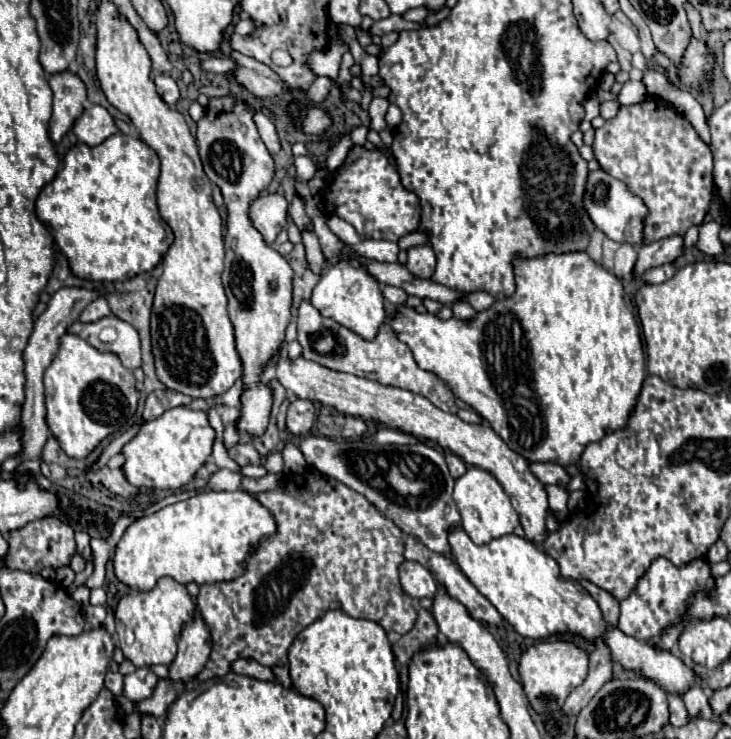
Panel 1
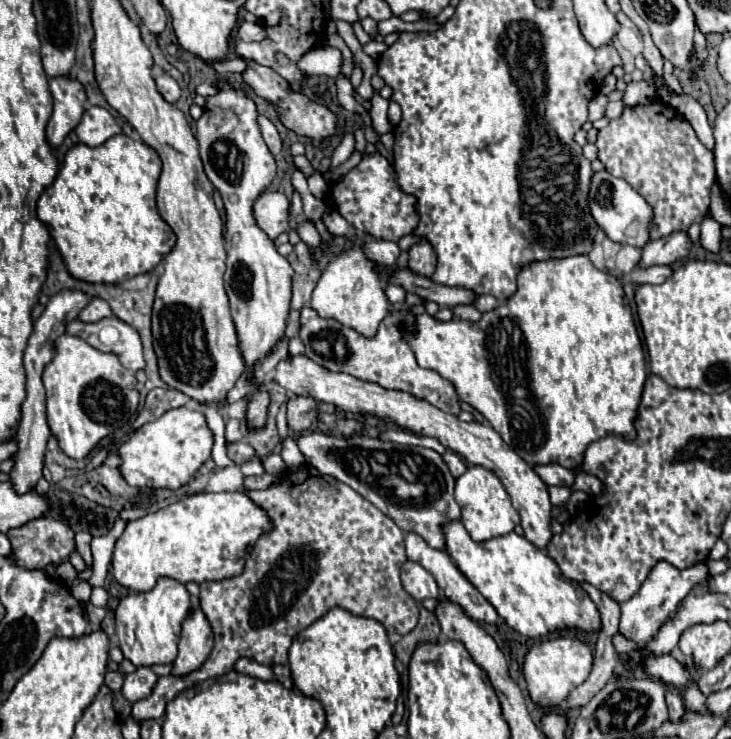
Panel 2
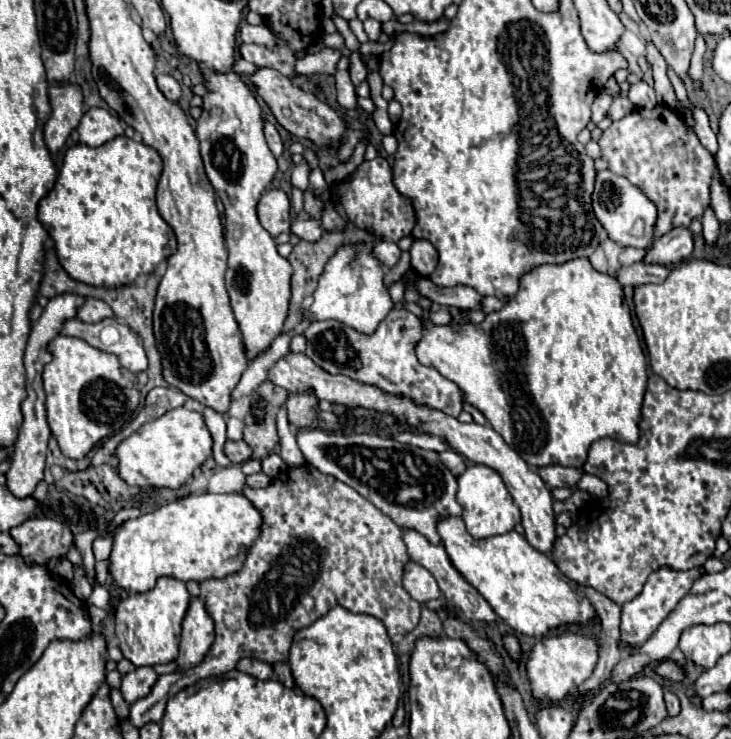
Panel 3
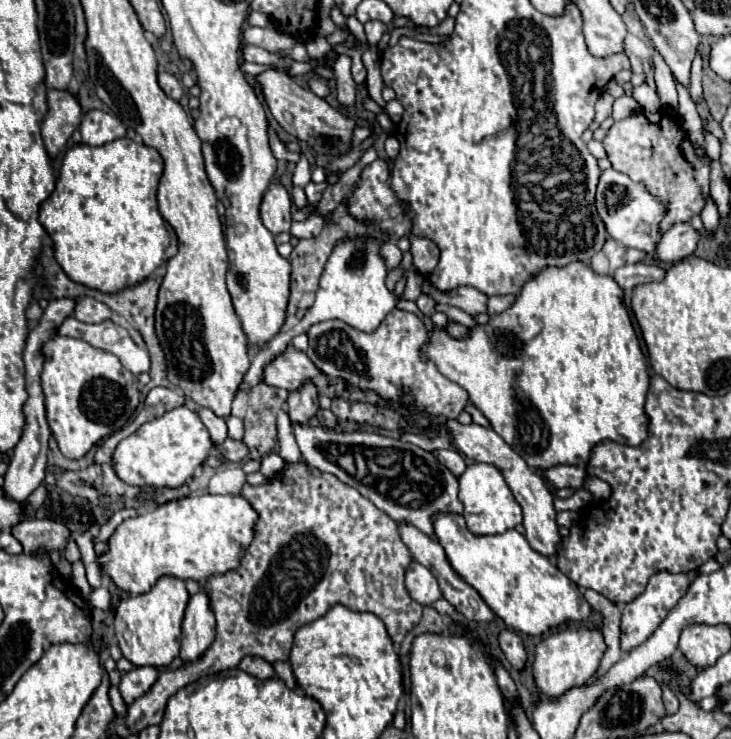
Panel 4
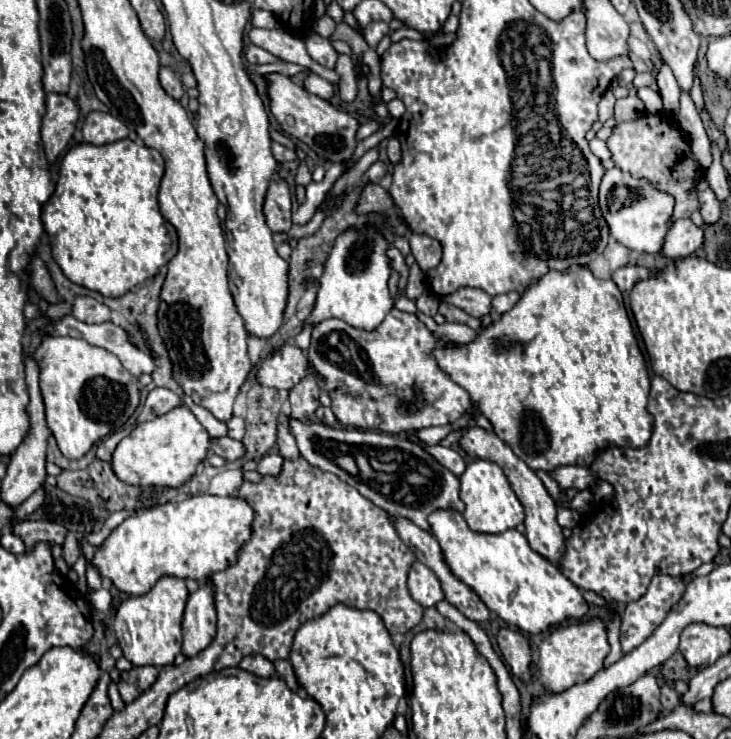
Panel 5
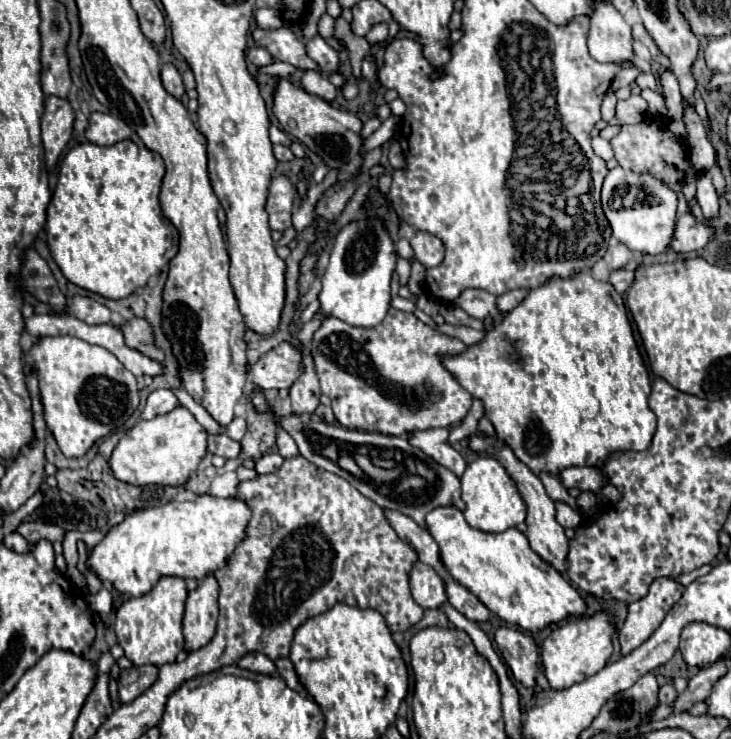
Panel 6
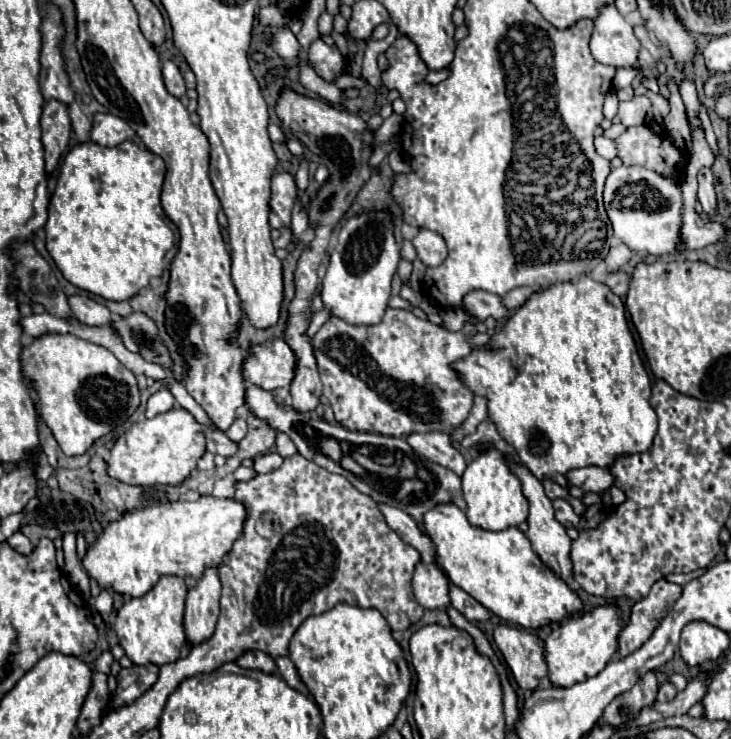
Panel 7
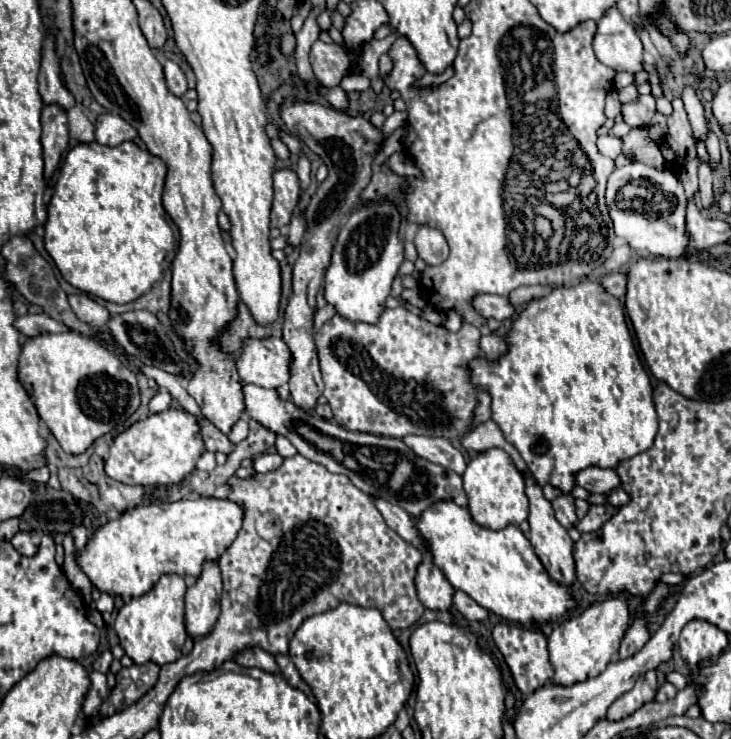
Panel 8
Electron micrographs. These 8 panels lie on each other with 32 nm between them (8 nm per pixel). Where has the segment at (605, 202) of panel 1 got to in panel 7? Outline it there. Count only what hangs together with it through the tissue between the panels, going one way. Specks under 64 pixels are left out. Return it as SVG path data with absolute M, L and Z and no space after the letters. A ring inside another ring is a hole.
M614 168L604 184L604 208L612 222L614 236L620 238L630 250L652 256L678 250L682 214L682 190L678 182L648 168Z

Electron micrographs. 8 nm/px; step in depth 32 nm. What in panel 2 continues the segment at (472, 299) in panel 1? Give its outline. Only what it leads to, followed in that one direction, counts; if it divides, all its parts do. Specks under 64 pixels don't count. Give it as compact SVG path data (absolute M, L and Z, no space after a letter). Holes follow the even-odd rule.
M478 294L476 296L476 302L474 302L474 308L478 308L480 312L488 312L492 308L498 306L498 300L494 296L488 296L488 294Z

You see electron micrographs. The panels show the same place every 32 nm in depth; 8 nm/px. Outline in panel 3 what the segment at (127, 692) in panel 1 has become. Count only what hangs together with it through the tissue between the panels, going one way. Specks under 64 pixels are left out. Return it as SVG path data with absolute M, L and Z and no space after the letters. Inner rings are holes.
M144 666L144 668L136 668L134 672L128 672L124 674L122 678L122 696L128 704L136 702L138 698L144 698L150 694L154 682L158 680L158 674L150 668L150 666Z

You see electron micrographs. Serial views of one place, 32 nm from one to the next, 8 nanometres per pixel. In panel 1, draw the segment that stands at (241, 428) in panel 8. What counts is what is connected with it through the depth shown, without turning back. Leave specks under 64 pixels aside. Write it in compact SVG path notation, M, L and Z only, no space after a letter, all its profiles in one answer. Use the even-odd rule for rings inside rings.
M236 422L228 424L226 430L224 430L224 448L230 450L232 446L236 446L240 442L240 432L236 430Z

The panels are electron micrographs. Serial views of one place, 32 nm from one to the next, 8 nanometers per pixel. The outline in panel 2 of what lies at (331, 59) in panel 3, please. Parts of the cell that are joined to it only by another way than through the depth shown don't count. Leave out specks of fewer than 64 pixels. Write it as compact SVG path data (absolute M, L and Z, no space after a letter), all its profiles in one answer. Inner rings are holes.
M320 46L308 52L300 60L300 68L312 76L336 78L340 74L340 62L342 62L342 52L338 48Z

